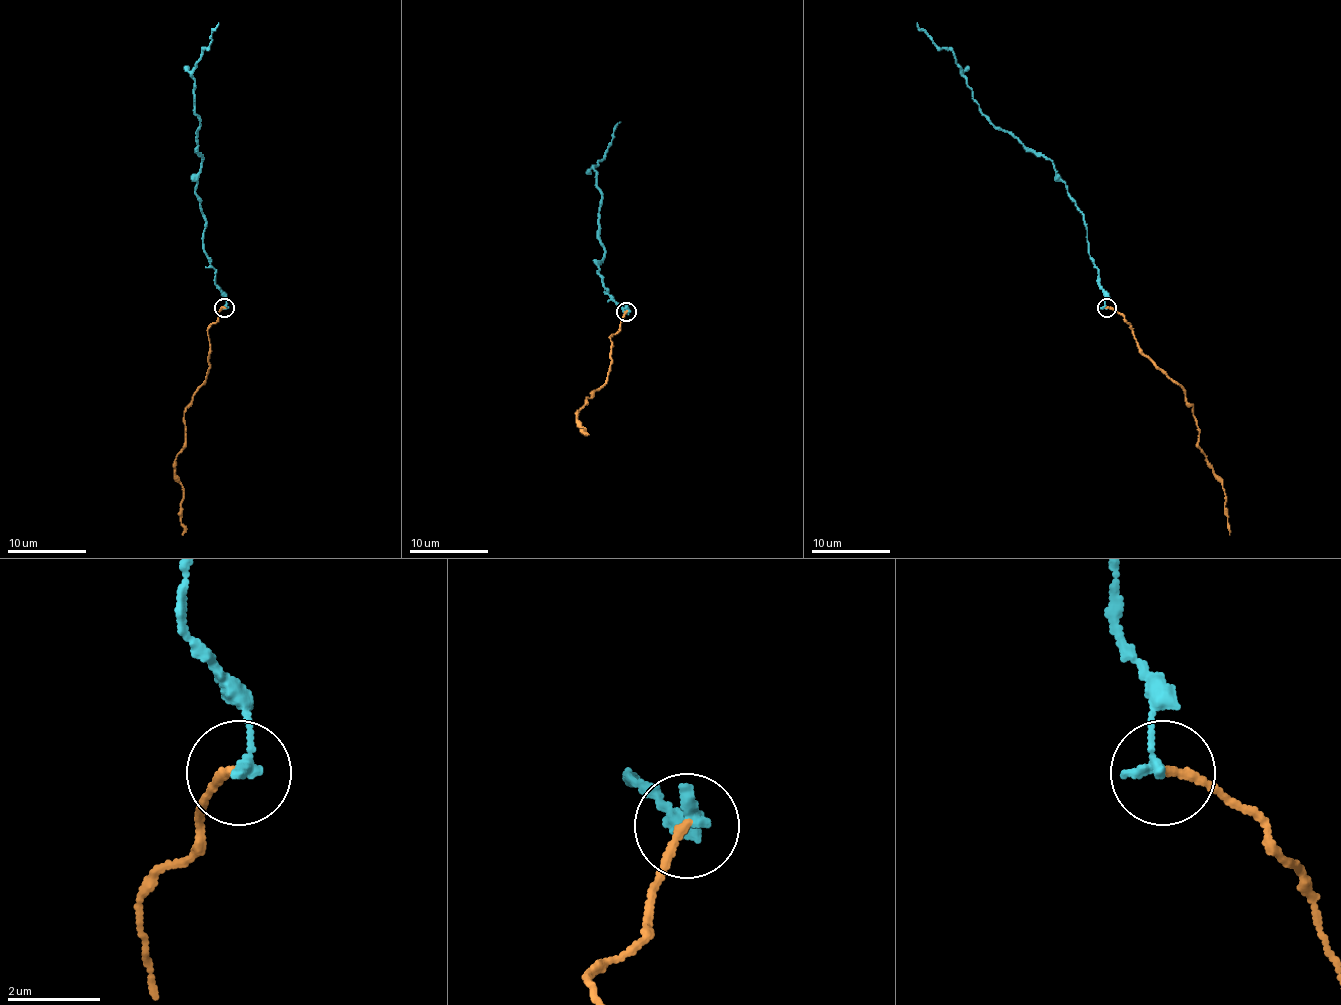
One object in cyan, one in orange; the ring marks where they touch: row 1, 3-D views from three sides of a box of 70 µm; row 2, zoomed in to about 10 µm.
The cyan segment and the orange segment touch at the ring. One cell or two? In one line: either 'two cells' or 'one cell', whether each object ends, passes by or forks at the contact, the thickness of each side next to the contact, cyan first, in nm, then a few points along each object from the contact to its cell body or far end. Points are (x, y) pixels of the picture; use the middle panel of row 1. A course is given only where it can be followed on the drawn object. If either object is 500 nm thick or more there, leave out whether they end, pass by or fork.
one cell | cyan ends | orange ends | 280/190 nm | cyan via (626, 311), (604, 291), (598, 274), (602, 195), (594, 167), (620, 122) | orange via (626, 311), (610, 336), (608, 380), (578, 411), (576, 421), (584, 435)

